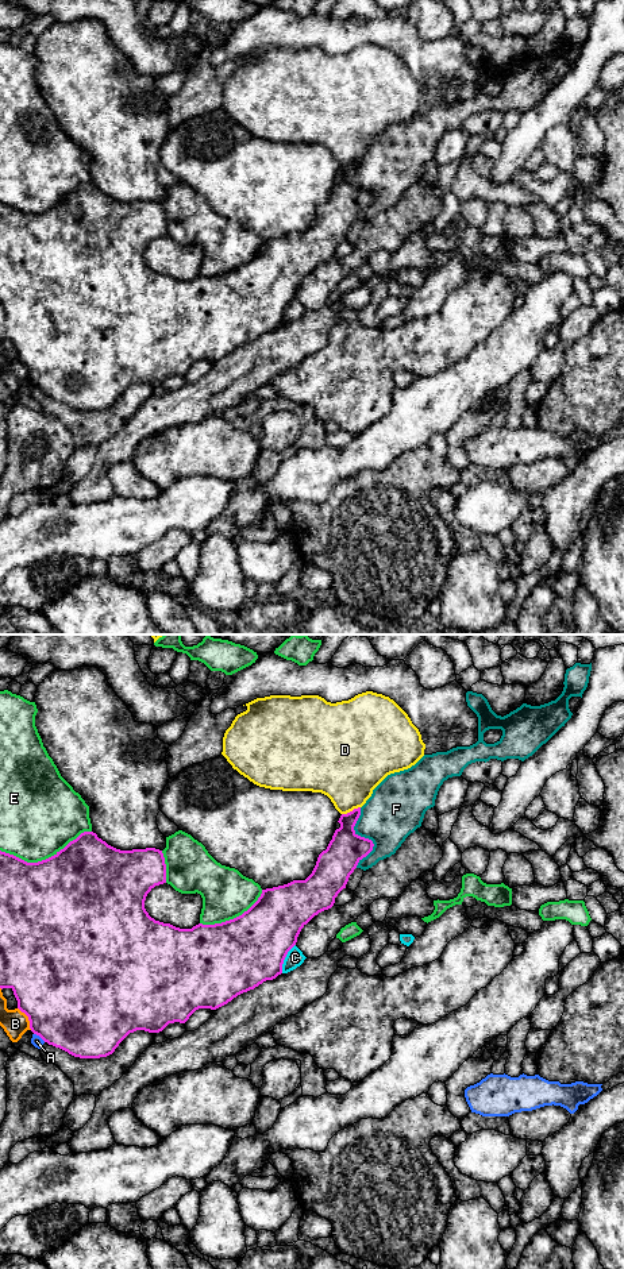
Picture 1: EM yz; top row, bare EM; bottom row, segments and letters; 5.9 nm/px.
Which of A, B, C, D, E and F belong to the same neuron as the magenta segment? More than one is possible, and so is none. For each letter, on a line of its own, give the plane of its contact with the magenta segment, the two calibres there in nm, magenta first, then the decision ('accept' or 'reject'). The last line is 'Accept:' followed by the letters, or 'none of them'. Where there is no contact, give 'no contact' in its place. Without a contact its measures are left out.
A: meets magenta in yz; 500 nm thick on the magenta side, 70 nm on the other; reject
B: meets magenta in yz; 500 nm thick on the magenta side, 160 nm on the other; reject
C: meets magenta in yz; 420 nm thick on the magenta side, 110 nm on the other; reject
D: meets magenta in yz; 200 nm thick on the magenta side, 380 nm on the other; reject
E: meets magenta in yz; 500 nm thick on the magenta side, 460 nm on the other; reject
F: meets magenta in yz; 220 nm thick on the magenta side, 340 nm on the other; reject
Accept: none of them

